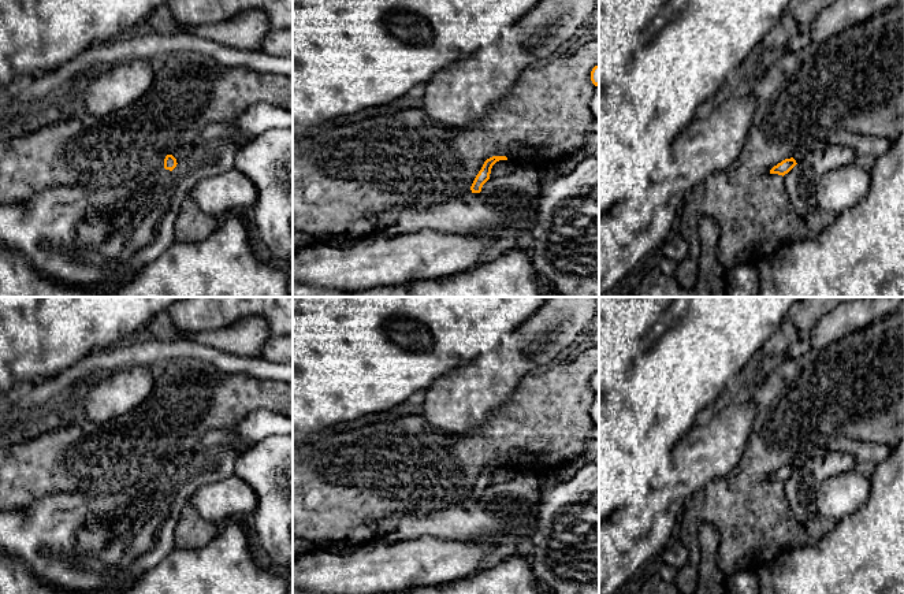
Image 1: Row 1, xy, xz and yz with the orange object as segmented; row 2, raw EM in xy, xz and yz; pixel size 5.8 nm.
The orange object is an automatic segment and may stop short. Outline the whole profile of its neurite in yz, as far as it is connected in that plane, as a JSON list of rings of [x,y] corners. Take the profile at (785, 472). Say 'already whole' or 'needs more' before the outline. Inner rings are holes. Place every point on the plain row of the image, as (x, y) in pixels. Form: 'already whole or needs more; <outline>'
already whole; [[[793,464],[790,465],[785,465],[782,467],[781,469],[778,469],[777,472],[774,472],[771,476],[770,476],[770,480],[778,480],[778,482],[785,482],[788,480],[795,472],[796,472],[796,467]]]

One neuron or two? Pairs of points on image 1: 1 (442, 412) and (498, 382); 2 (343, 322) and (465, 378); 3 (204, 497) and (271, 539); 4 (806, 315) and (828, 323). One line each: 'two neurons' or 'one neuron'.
1: one neuron
2: two neurons
3: two neurons
4: two neurons

